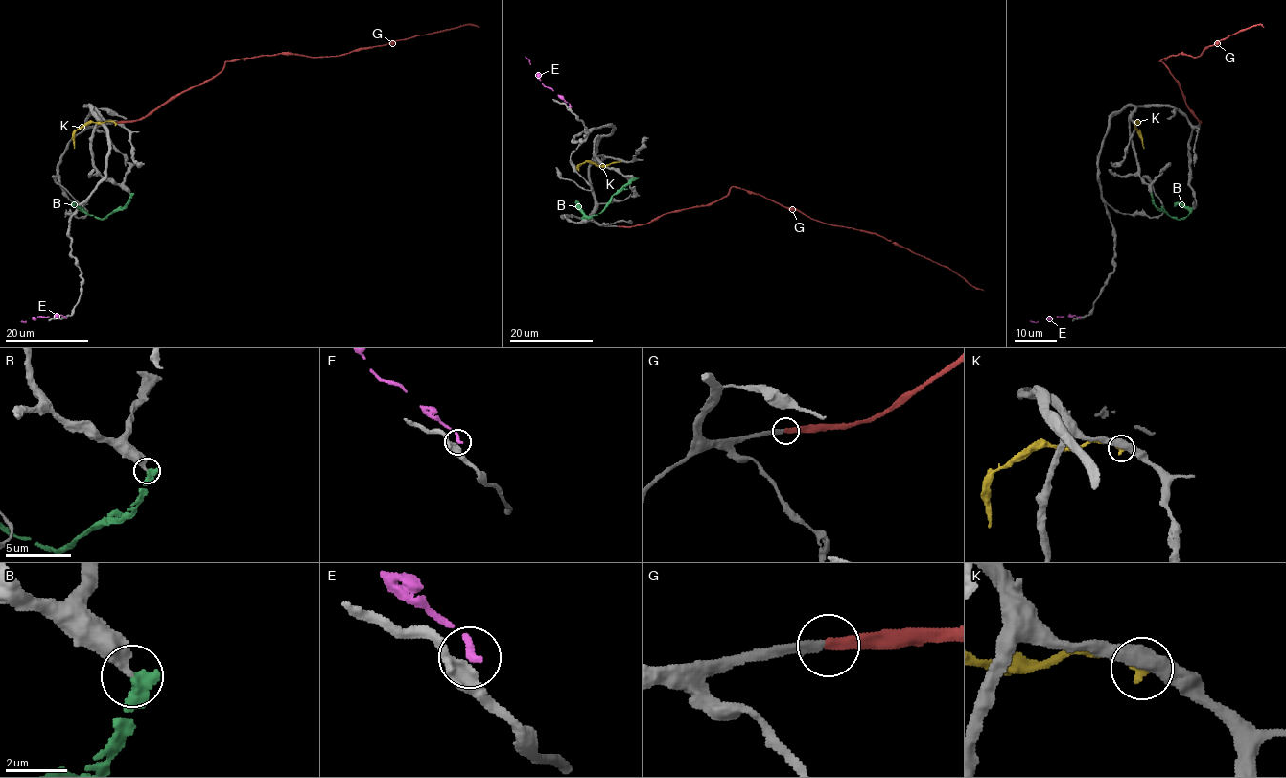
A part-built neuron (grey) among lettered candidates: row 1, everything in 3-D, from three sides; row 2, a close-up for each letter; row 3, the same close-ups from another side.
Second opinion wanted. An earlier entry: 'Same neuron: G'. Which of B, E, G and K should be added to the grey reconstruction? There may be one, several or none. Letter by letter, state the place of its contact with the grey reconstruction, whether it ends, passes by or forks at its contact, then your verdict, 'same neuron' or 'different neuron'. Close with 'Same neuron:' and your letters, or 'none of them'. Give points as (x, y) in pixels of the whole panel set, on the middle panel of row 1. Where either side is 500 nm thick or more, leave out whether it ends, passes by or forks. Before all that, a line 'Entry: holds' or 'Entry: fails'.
Entry: holds
B: contact (634, 177); it ends; different neuron
E: contact (570, 106); it ends; different neuron
G: contact (619, 226); it ends; same neuron
K: contact (620, 161); it ends; different neuron
Same neuron: G

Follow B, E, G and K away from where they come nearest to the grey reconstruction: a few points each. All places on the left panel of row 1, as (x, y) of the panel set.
B: (130, 194), (127, 203), (121, 208), (98, 219), (76, 204), (71, 205)
E: (65, 318), (38, 317), (20, 321)
G: (113, 123), (144, 119), (192, 87), (205, 82), (227, 61), (278, 54), (339, 56), (464, 24), (479, 27)
K: (115, 123), (109, 121), (81, 126), (74, 135), (75, 148)

